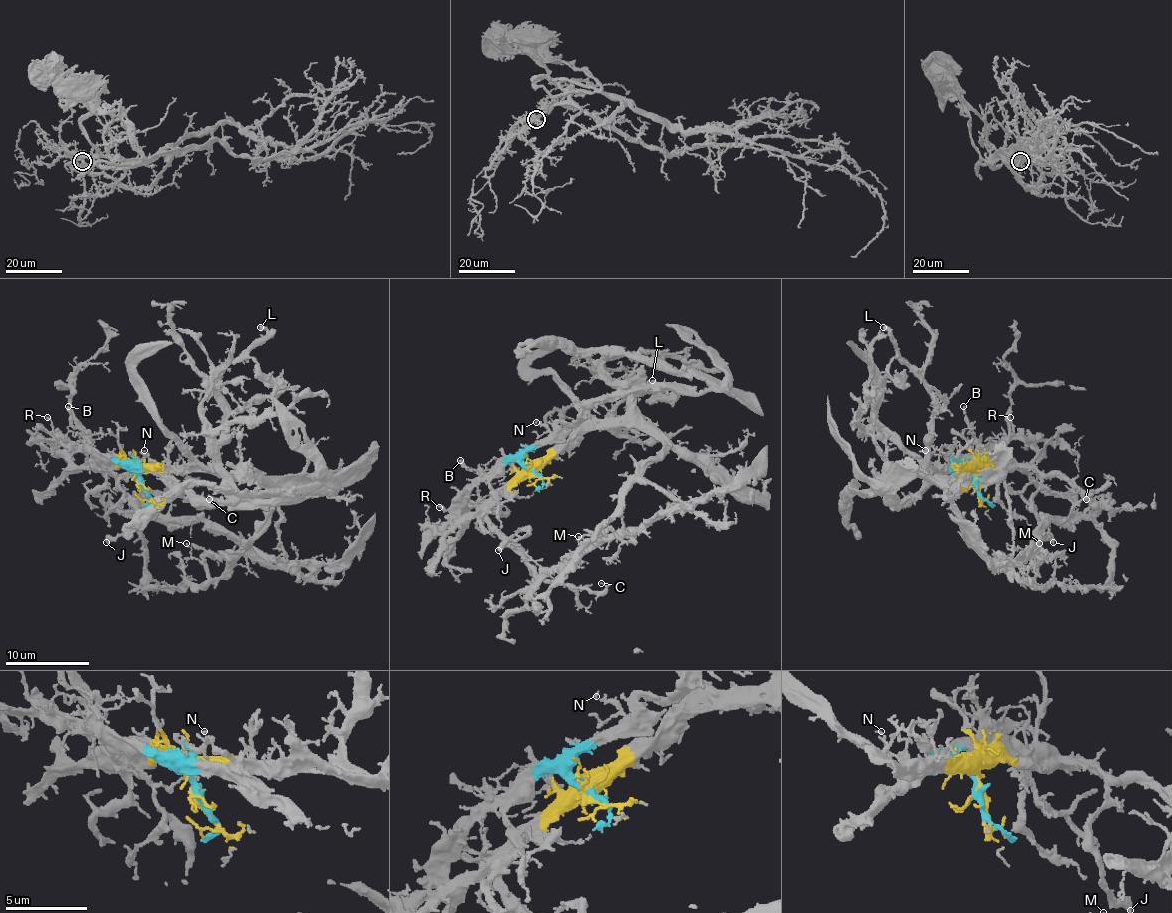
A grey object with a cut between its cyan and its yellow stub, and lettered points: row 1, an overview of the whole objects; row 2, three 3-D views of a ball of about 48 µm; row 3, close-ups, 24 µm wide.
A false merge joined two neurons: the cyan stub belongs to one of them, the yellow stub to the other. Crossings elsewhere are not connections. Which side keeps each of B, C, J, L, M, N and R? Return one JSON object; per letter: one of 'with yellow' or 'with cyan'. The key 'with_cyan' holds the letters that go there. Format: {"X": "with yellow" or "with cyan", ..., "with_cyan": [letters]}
{"B": "with cyan", "C": "with yellow", "J": "with yellow", "L": "with yellow", "M": "with yellow", "N": "with cyan", "R": "with cyan", "with_cyan": ["B", "N", "R"]}

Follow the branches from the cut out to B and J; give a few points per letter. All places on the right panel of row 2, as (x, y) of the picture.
B: (975, 481), (965, 467), (975, 446), (975, 435), (965, 422), (963, 406)
J: (975, 481), (978, 469), (1030, 467), (1041, 477), (1041, 488), (1032, 496), (1037, 526), (1053, 543)

